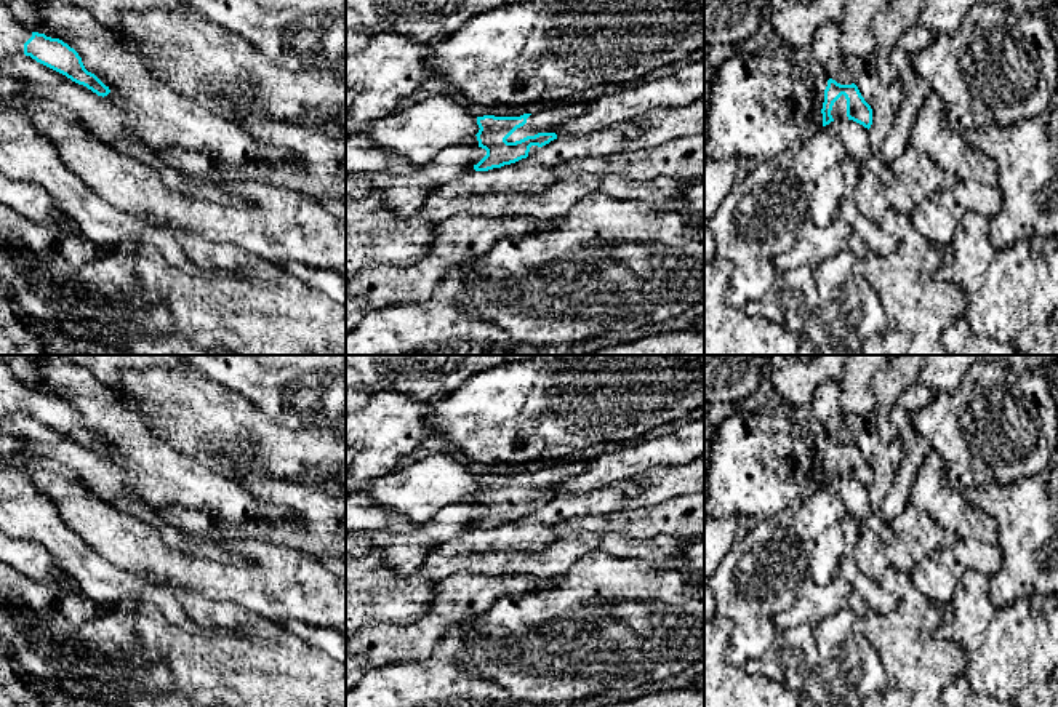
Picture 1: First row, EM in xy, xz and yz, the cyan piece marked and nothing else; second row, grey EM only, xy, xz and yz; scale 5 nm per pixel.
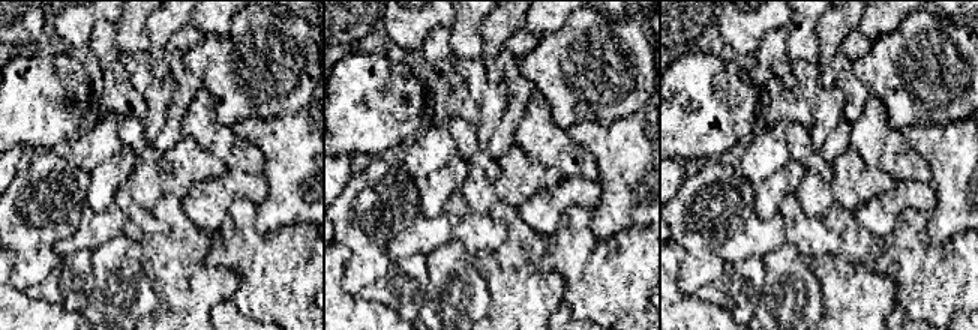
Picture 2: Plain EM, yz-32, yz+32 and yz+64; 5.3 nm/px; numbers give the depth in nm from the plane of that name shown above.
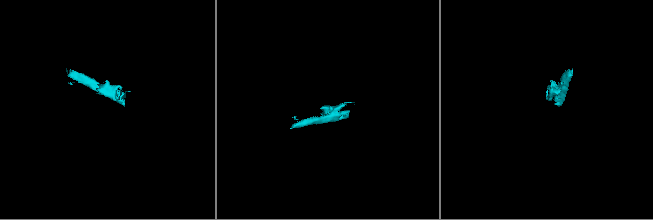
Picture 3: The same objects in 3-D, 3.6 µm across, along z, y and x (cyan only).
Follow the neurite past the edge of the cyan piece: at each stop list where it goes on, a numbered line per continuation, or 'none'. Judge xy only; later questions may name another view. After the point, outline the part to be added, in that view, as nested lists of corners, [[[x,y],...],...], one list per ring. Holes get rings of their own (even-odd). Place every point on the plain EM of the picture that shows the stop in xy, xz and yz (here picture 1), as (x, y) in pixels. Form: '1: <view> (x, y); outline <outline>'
1: xy (13, 394); outline [[[0,361],[0,417],[24,413],[24,401],[32,395],[32,389],[24,385],[11,368]]]

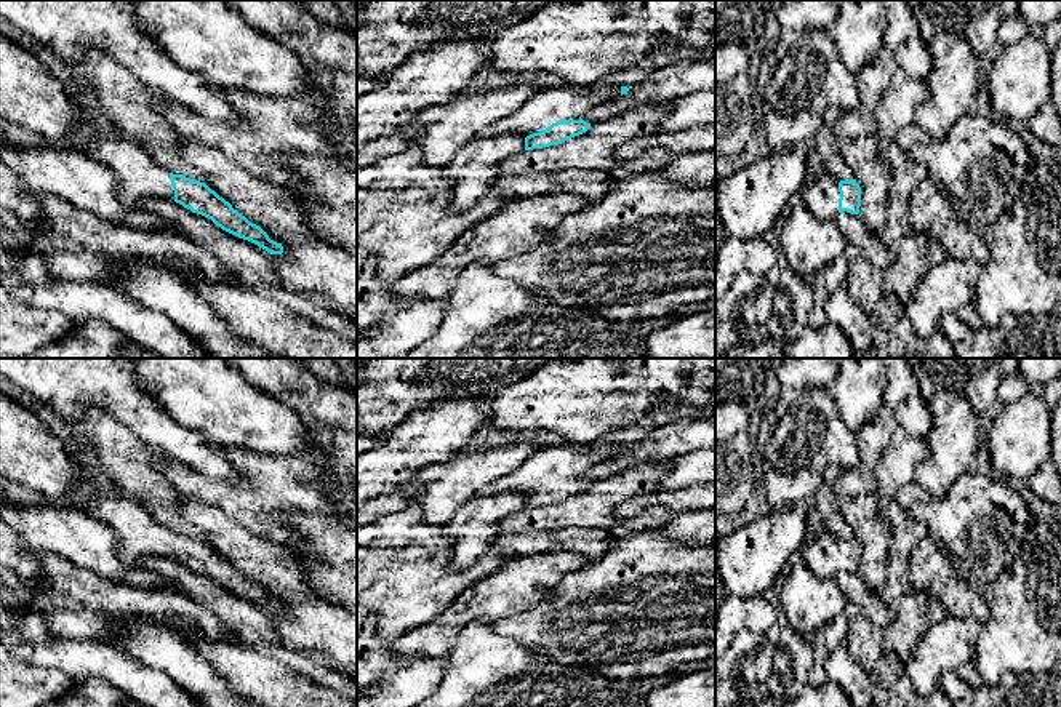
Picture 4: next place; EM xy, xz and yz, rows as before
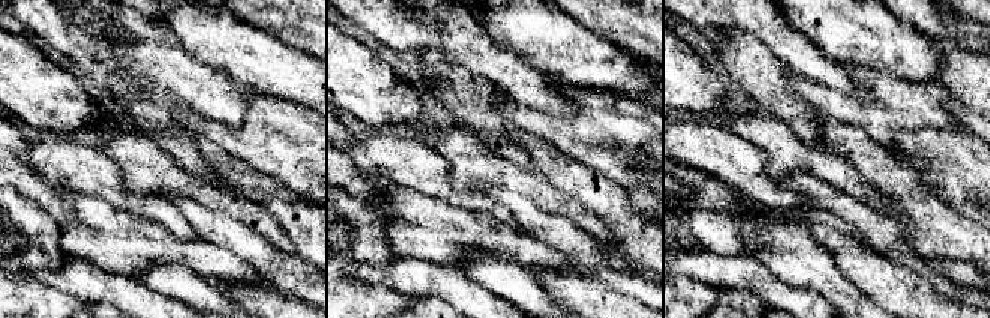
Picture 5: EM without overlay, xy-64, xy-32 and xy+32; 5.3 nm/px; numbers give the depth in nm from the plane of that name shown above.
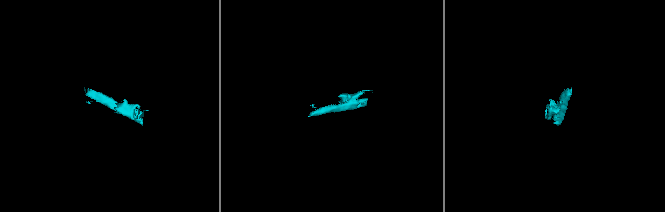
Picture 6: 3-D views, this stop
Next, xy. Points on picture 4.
1: xy (141, 535); outline [[[91,496],[83,512],[109,525],[122,541],[122,560],[139,568],[146,557],[174,560],[170,529],[158,523],[136,499],[122,496]]]

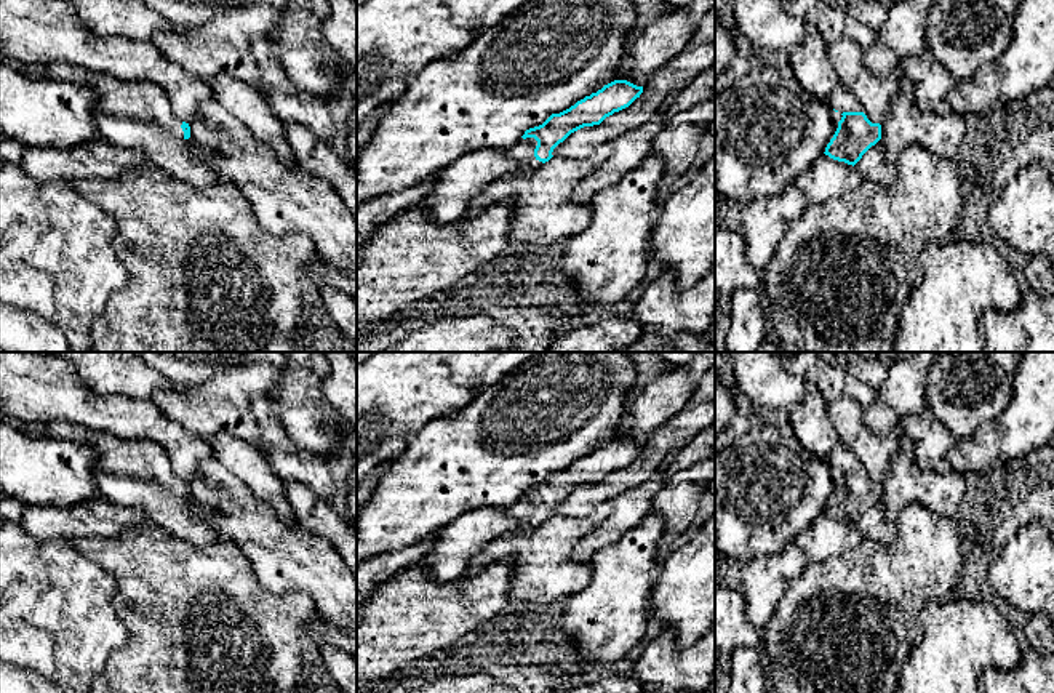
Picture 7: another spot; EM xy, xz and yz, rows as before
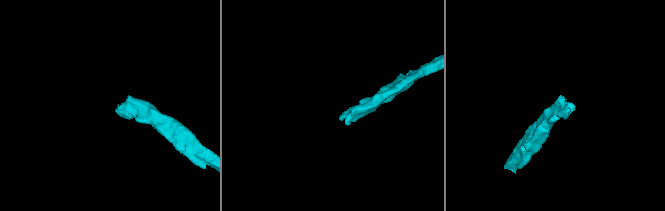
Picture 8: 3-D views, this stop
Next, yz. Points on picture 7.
1: yz (842, 458); outline [[[838,443],[832,450],[832,453],[827,456],[827,461],[838,472],[843,472],[843,471],[864,471],[860,461],[856,458],[856,455],[844,443]]]

